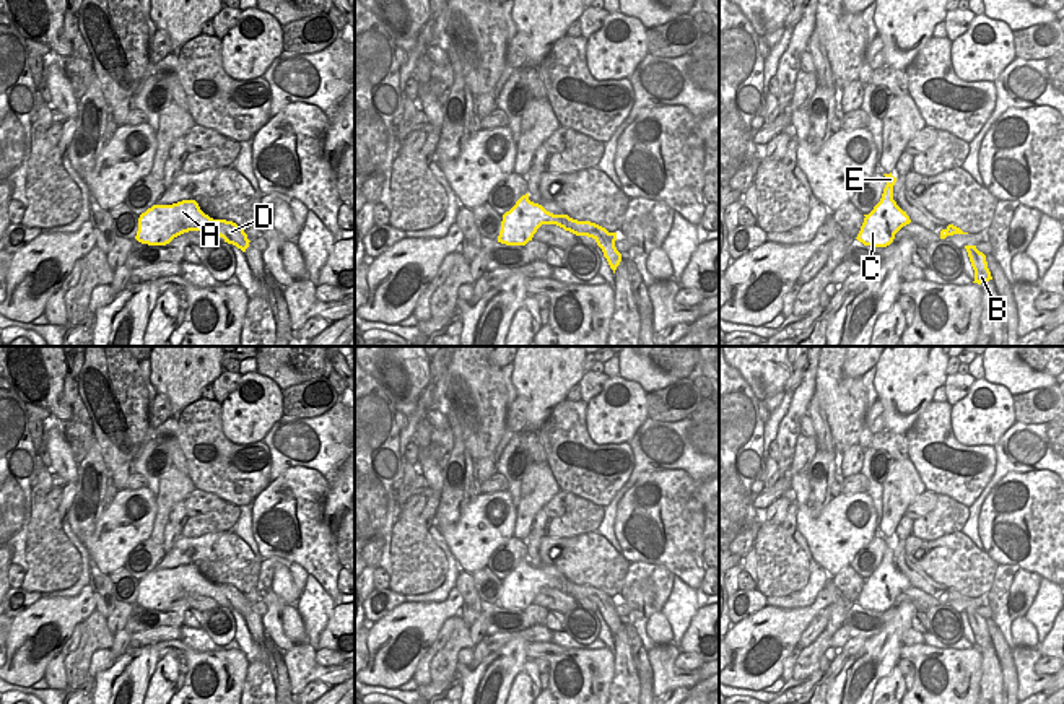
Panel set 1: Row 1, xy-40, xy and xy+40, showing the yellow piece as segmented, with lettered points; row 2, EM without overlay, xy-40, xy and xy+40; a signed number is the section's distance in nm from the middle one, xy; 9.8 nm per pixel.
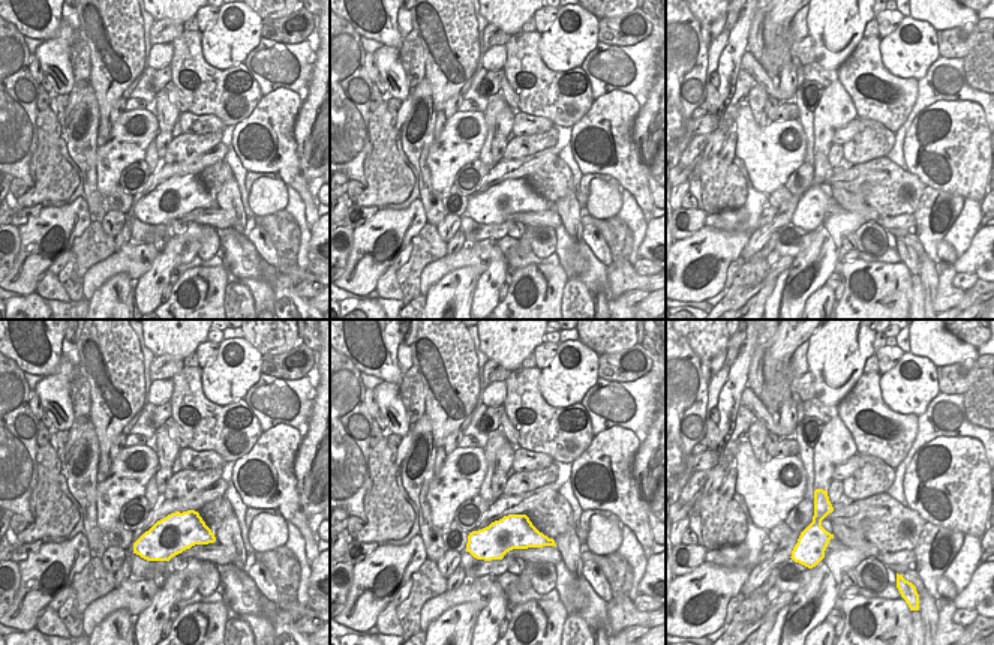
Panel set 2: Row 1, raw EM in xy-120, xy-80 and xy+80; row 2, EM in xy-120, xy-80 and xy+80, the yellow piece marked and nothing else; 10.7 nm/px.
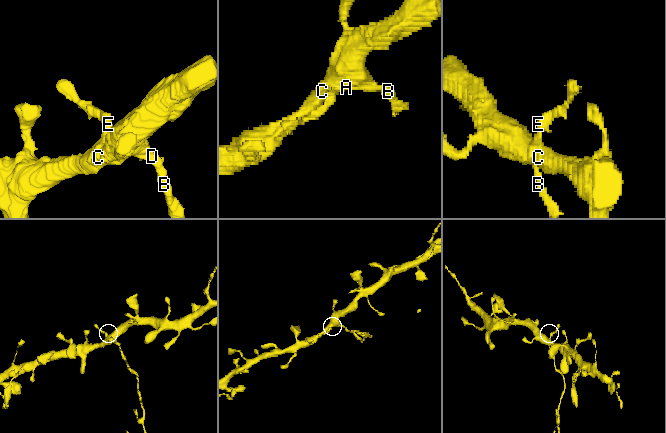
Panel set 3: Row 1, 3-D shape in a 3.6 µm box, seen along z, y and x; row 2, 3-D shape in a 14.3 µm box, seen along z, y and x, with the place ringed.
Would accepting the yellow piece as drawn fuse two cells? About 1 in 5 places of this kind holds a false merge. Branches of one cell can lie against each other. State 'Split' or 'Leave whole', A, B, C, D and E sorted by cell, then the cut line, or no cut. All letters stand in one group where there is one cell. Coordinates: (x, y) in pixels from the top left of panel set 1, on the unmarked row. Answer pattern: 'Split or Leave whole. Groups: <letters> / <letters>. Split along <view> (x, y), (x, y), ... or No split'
Split. Groups: A C D E / B. Split along xy (615, 599), (597, 608)

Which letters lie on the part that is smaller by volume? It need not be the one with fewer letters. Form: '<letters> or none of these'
B

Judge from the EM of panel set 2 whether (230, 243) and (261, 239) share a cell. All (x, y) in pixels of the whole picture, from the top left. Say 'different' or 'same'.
different

